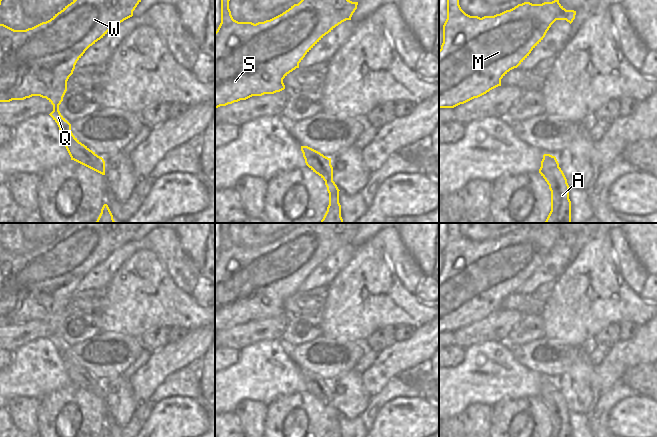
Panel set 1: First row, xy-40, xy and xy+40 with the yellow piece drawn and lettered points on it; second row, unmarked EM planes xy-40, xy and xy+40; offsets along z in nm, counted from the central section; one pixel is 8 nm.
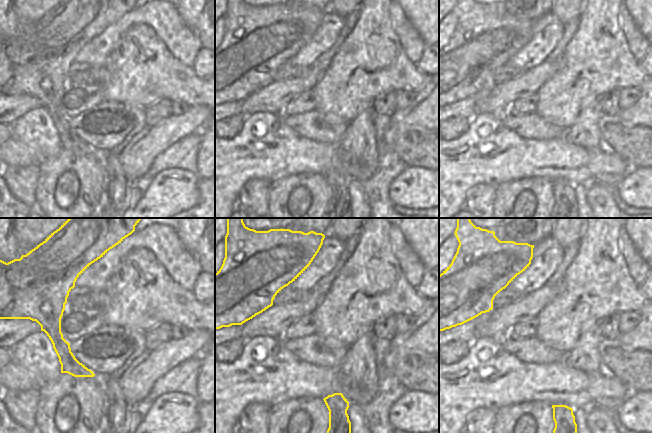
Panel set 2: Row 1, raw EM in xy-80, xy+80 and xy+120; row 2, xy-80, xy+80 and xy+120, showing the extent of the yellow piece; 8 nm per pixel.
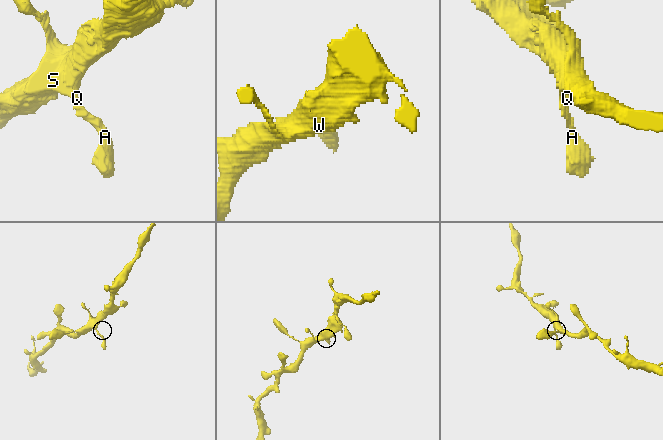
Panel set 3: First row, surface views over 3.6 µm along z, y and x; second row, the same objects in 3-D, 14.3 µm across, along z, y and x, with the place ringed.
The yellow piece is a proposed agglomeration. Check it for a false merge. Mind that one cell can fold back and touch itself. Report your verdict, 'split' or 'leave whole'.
leave whole

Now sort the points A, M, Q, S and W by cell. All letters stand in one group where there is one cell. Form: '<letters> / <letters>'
A M Q S W

